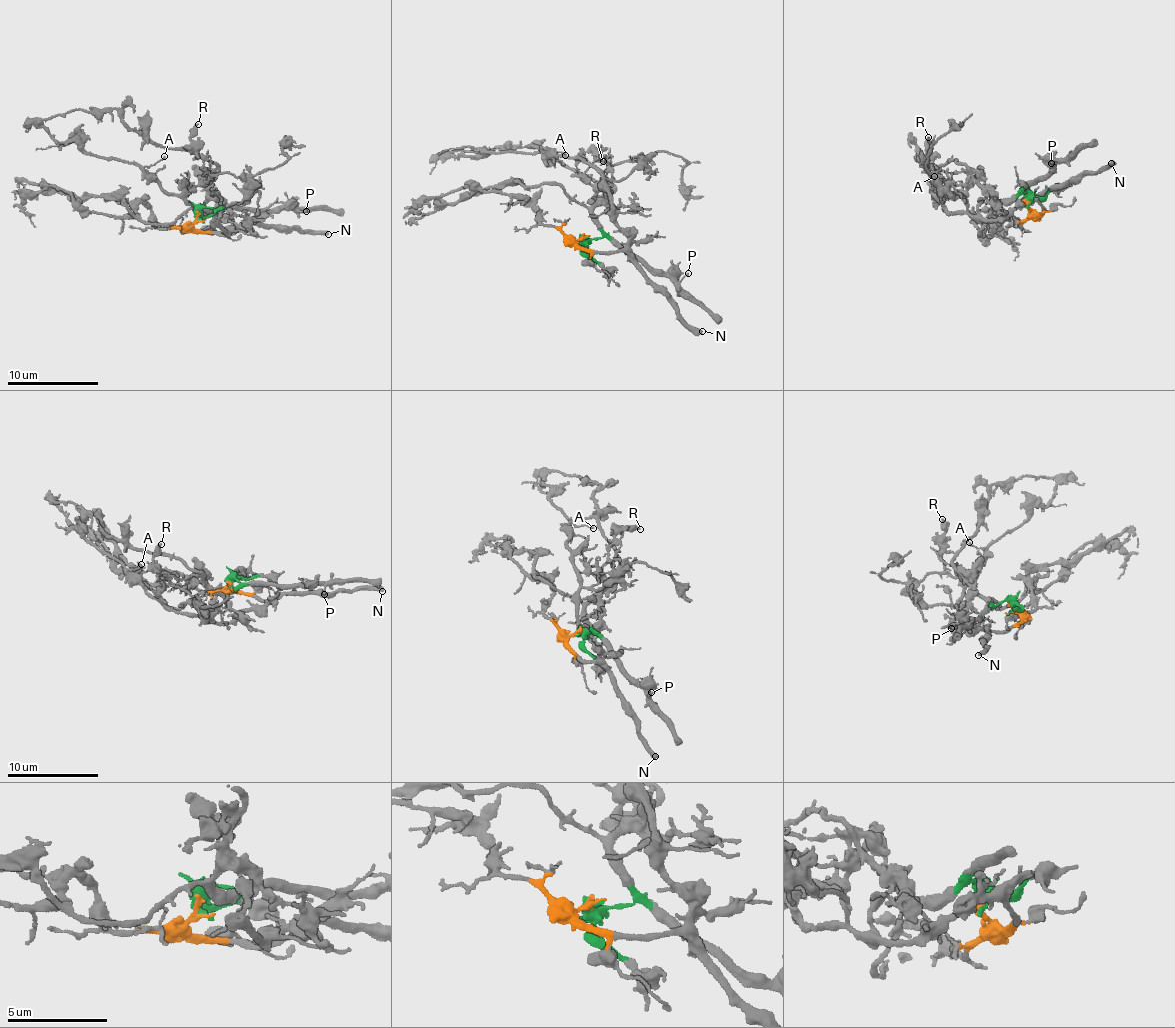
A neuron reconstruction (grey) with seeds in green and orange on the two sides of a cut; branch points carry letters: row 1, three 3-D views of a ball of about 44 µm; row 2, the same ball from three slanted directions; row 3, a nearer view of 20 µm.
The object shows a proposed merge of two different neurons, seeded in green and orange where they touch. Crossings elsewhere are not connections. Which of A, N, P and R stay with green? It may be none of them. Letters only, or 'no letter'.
P, R

